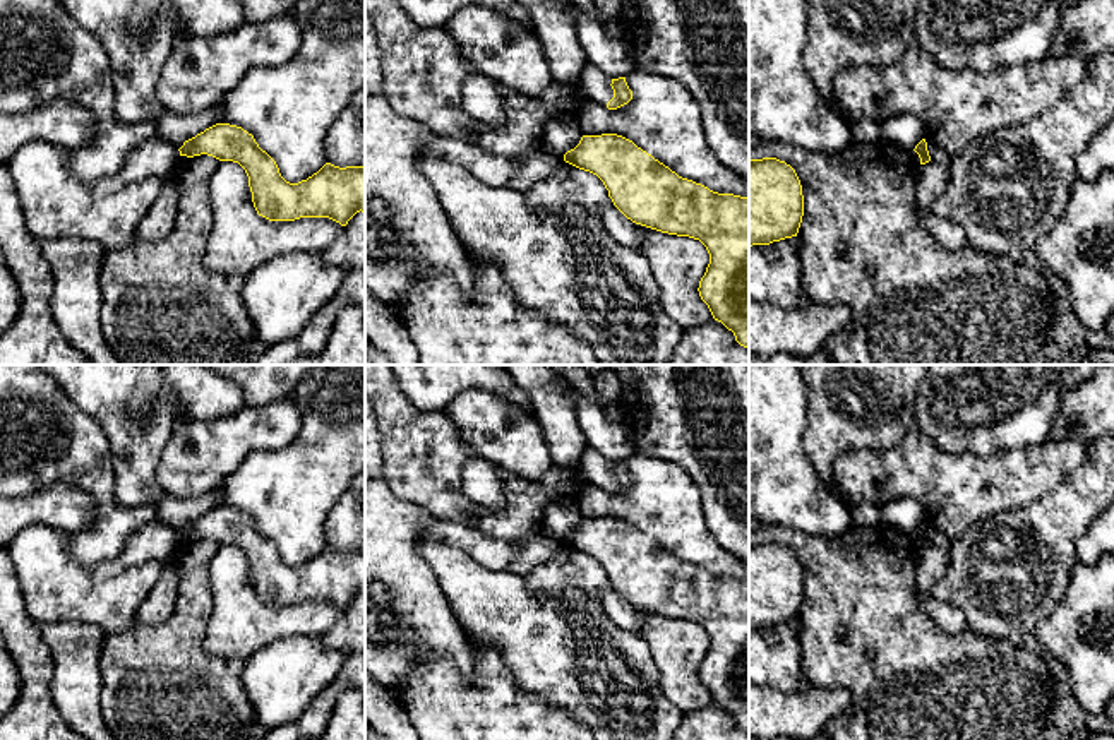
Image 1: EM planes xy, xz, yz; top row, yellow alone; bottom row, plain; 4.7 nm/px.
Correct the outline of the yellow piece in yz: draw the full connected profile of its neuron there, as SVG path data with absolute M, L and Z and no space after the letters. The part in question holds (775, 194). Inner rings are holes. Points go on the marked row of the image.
M776 158L749 159L749 247L797 236L802 216L795 170Z

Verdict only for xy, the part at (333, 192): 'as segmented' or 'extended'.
as segmented

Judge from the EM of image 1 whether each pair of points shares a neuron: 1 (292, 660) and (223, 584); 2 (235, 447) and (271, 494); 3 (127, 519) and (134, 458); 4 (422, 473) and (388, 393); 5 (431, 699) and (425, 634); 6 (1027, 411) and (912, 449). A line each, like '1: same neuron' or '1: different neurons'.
1: different neurons
2: different neurons
3: different neurons
4: same neuron
5: different neurons
6: different neurons

